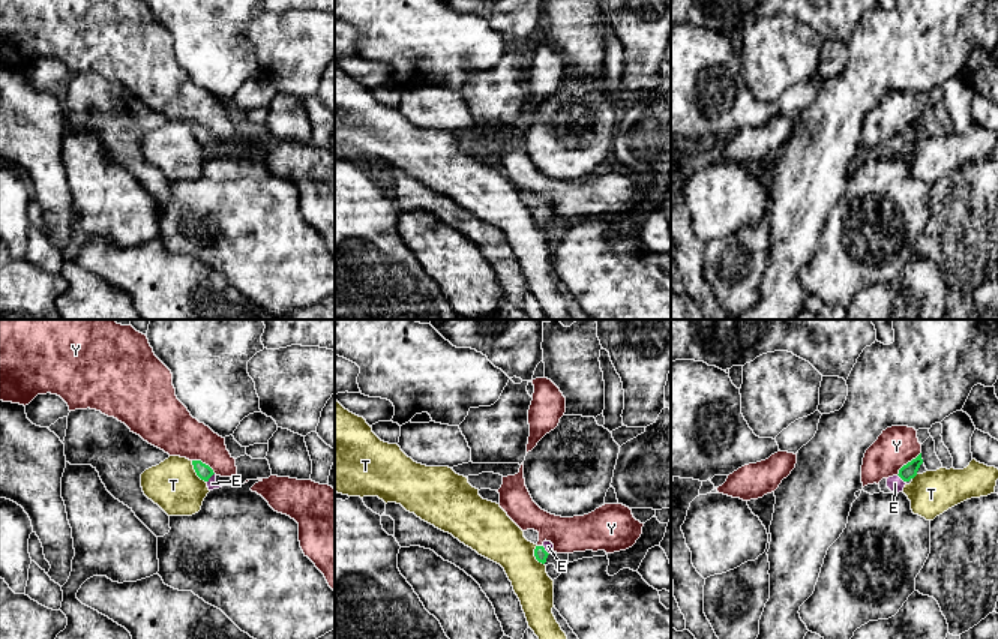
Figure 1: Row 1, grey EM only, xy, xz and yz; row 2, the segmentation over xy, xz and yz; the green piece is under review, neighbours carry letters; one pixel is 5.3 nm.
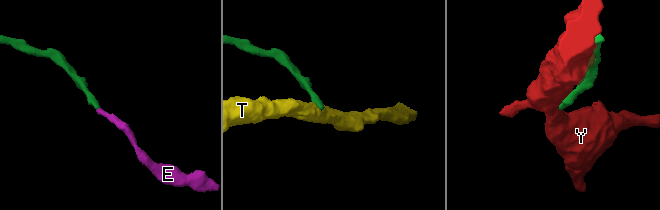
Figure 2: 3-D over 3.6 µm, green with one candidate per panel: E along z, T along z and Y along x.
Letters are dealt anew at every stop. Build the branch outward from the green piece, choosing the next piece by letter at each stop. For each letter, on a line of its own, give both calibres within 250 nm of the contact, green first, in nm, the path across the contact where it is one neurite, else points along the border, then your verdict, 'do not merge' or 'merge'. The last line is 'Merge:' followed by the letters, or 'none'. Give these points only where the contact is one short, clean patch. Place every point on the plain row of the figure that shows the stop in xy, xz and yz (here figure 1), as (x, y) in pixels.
E: calibres 80 and 50 nm; way xy (203, 135), (210, 140), (212, 147); merge
T: calibres 80 and 280 nm; border xy (191, 125), (195, 137), (204, 146); do not merge
Y: calibres 90 and 220 nm; do not merge
Merge: E

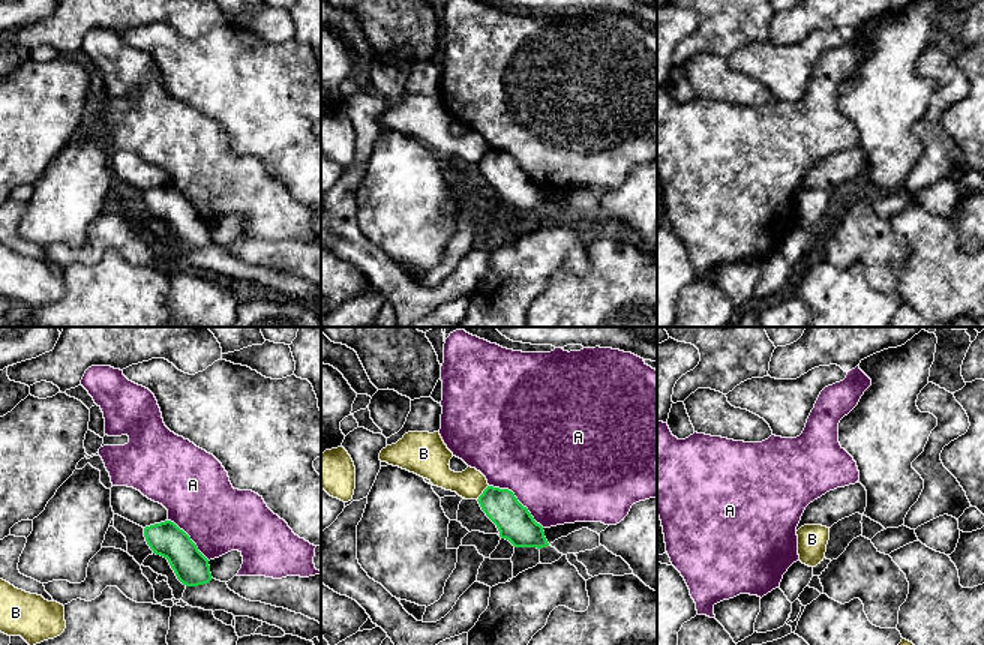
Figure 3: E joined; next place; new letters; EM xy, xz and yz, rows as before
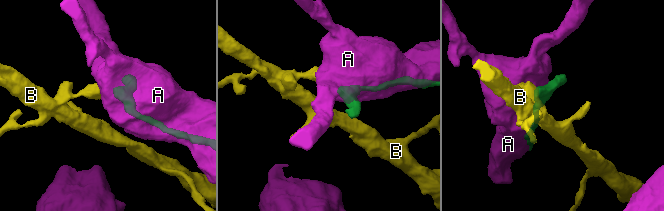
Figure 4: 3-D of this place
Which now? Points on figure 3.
A: calibres 190 and 480 nm; do not merge
B: calibres 190 and 160 nm; border xz (488, 149), (477, 164); do not merge
Merge: none

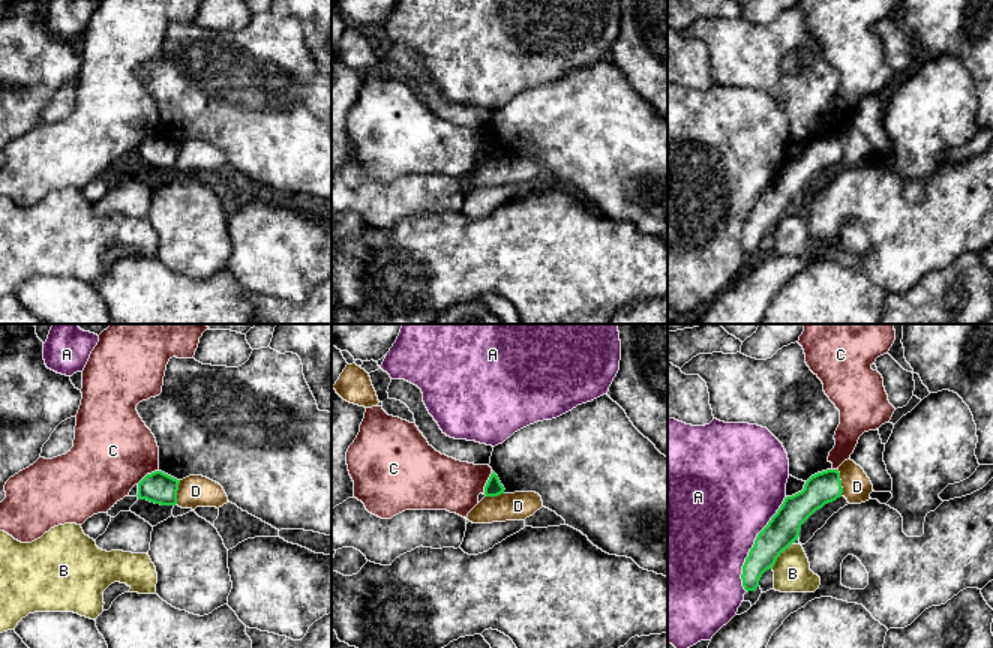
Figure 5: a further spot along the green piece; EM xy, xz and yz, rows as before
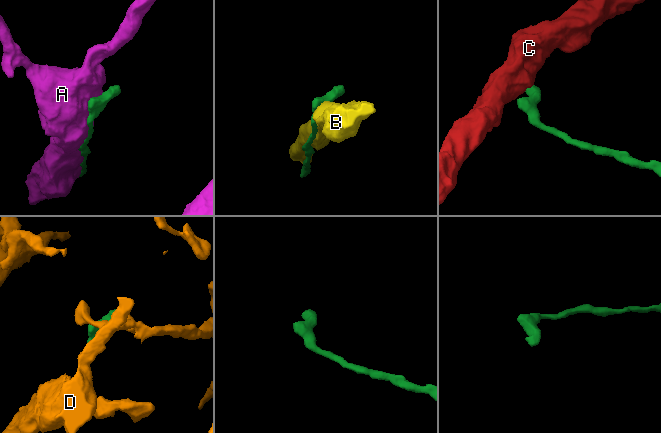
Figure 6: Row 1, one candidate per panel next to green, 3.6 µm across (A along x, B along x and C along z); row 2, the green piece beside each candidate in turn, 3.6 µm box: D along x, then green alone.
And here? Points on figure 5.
A: calibres 170 and 480 nm; do not merge
B: calibres 170 and 200 nm; do not merge
C: calibres 90 and 280 nm; border xz (492, 135), (483, 158); do not merge
D: calibres 170 and 160 nm; border yz (837, 132), (842, 159); do not merge
Merge: none

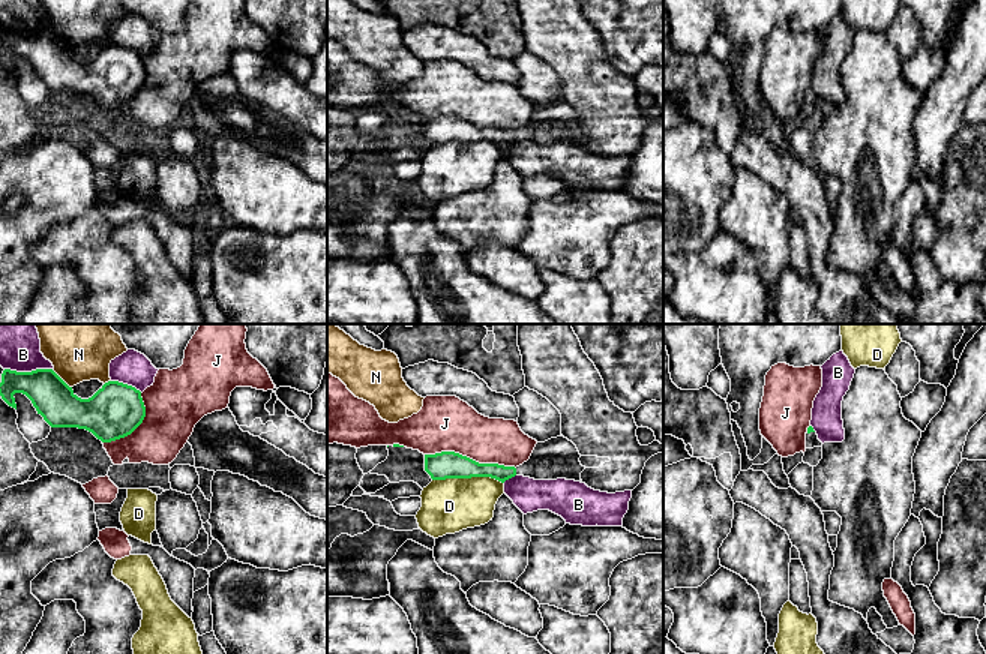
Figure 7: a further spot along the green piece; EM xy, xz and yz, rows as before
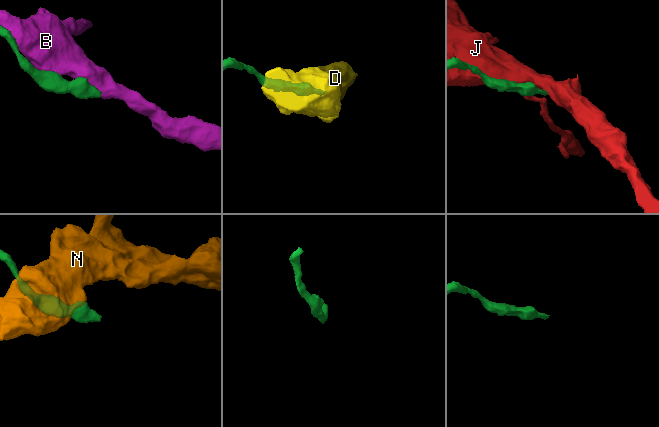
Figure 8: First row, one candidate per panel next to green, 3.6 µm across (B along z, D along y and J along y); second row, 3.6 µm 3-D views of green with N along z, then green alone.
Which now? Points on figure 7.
B: calibres 220 and 190 nm; do not merge
D: calibres 150 and 300 nm; border xz (432, 143), (494, 141), (503, 147); do not merge
J: calibres 150 and 300 nm; do not merge
N: calibres 220 and 260 nm; do not merge
Merge: none

